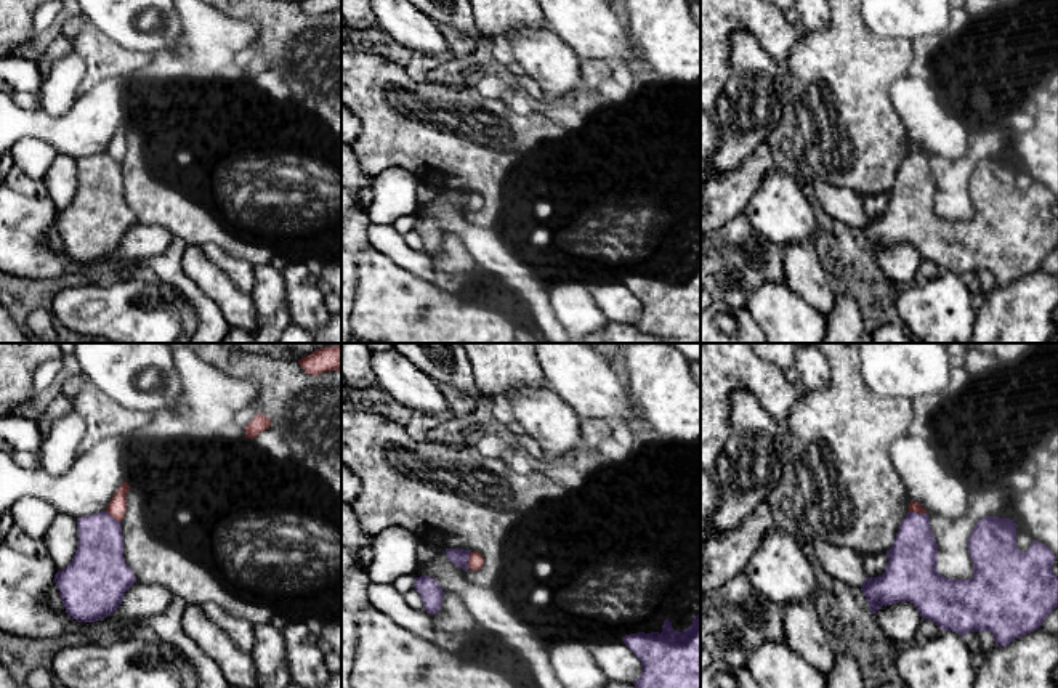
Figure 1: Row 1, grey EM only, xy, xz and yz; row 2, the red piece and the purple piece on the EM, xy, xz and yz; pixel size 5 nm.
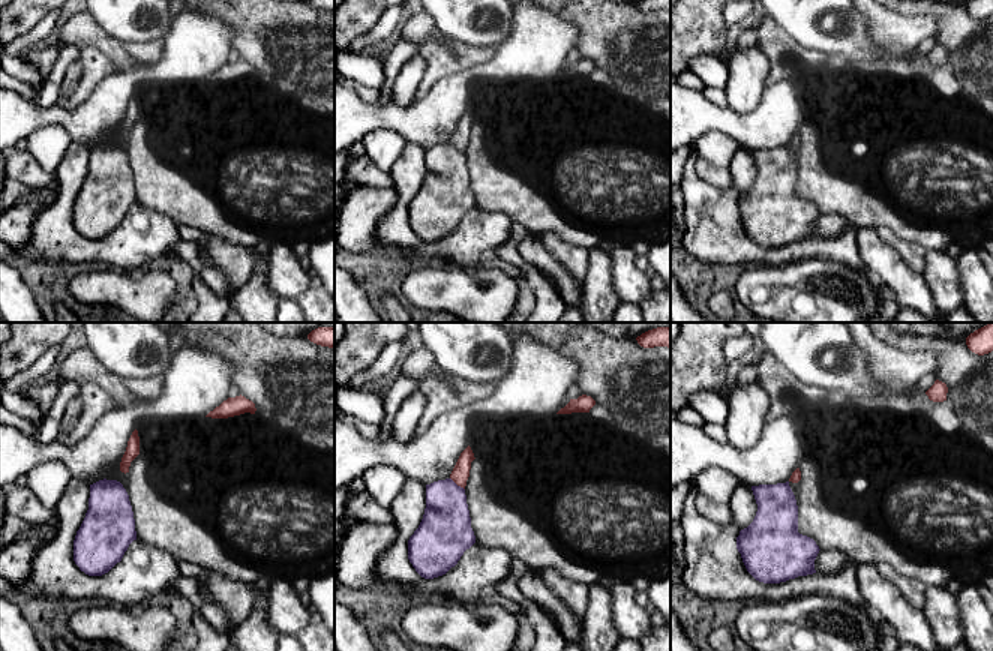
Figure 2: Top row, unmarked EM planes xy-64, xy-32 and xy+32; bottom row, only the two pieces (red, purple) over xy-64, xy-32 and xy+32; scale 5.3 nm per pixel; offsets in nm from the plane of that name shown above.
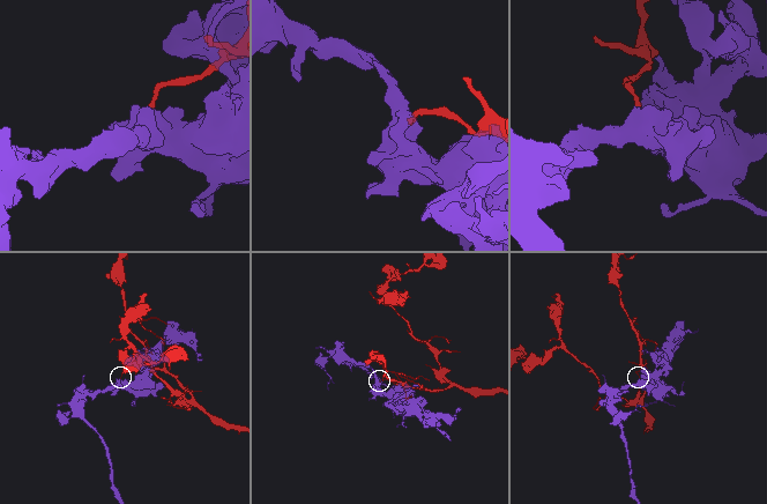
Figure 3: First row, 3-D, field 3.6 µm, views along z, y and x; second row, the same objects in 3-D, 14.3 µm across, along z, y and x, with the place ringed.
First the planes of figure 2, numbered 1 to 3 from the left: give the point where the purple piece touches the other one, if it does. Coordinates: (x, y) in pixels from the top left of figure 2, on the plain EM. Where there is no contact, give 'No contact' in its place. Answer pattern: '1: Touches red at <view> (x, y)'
1: No contact
2: Touches red at xy-32 (458, 149)
3: No contact

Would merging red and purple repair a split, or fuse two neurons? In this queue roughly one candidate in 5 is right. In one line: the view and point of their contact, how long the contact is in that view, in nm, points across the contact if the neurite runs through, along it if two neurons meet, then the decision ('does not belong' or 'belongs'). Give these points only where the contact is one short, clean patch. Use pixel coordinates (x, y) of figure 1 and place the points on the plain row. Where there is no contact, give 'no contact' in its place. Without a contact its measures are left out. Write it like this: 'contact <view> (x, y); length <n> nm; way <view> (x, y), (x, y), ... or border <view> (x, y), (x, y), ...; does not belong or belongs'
contact xz (468, 201); length 90 nm; does not belong

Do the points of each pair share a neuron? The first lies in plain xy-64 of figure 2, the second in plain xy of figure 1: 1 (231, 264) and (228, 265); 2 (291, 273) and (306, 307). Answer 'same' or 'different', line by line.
1: same
2: same

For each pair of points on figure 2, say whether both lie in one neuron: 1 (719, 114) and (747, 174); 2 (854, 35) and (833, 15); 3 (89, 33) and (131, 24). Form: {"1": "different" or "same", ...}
{"1": "different", "2": "same", "3": "different"}

